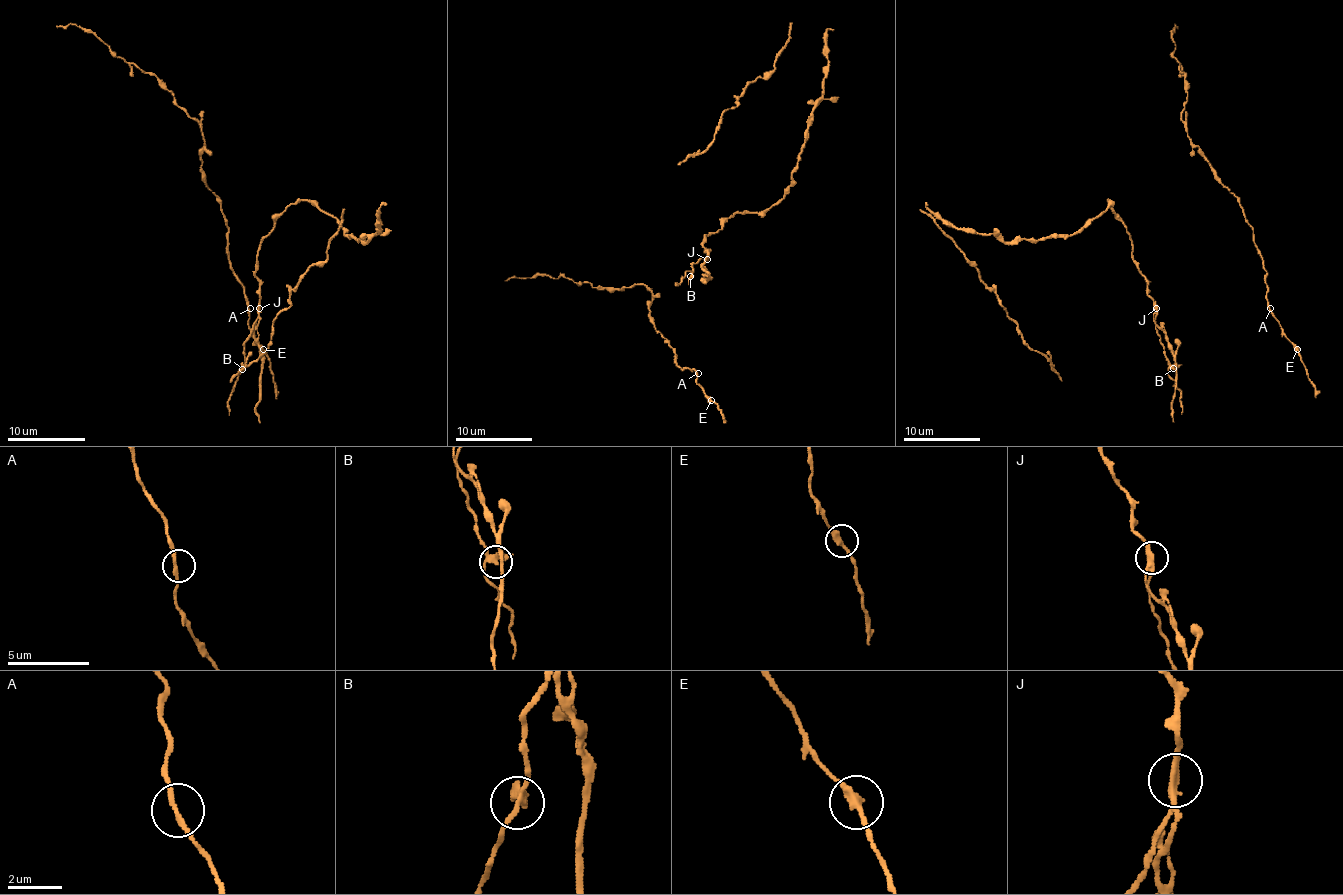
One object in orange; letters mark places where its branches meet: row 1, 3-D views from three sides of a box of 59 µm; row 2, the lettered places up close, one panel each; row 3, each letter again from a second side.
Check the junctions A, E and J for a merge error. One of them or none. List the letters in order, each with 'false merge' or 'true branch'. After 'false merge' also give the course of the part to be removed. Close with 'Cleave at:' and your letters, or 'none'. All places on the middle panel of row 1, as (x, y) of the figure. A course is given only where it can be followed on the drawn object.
A: true branch
E: true branch
J: false merge | (707, 259), (692, 265), (690, 272), (688, 270), (676, 284)
Cleave at: J

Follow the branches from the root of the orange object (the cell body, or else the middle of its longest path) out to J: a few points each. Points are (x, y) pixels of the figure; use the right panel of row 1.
J: (1133, 260), (1146, 281), (1146, 294), (1156, 308)

